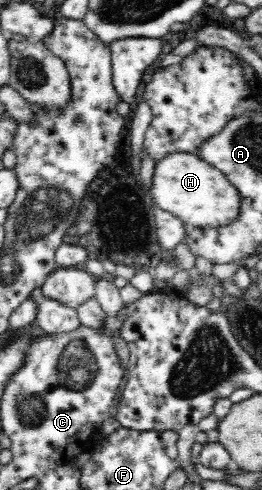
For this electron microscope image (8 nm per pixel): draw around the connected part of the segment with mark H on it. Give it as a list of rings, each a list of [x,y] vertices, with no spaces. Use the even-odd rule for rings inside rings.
[[[172,151],[154,159],[154,176],[148,193],[156,207],[176,215],[188,227],[226,226],[239,217],[238,190],[217,167],[196,153]]]

